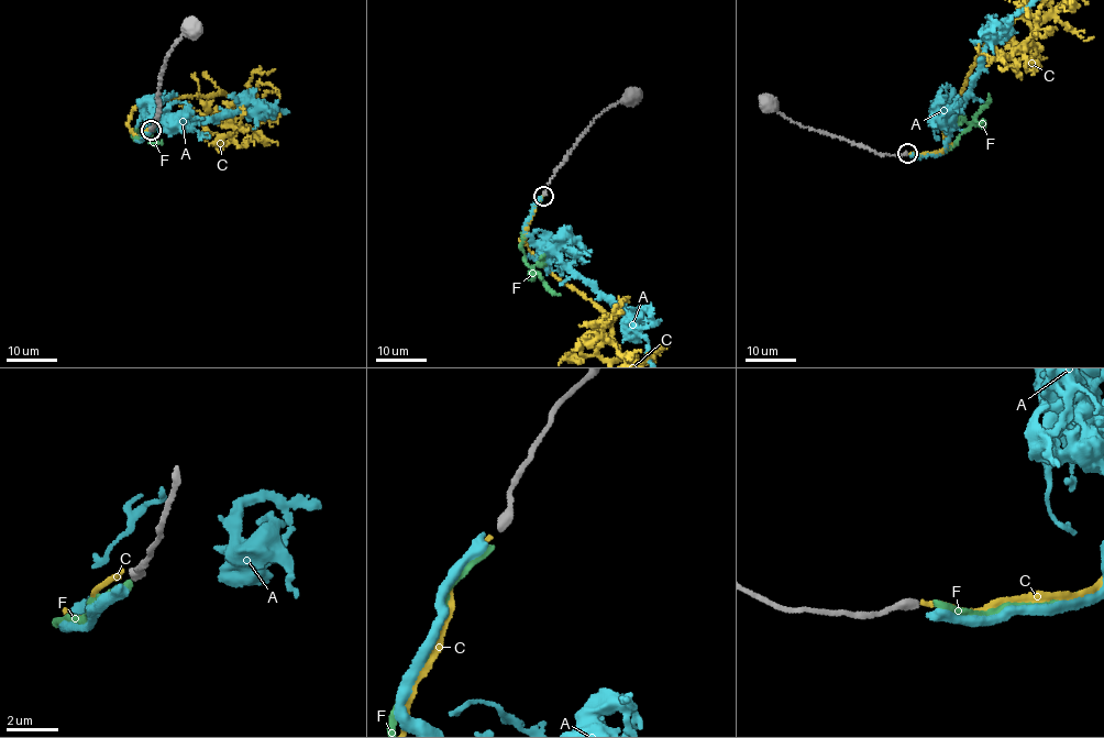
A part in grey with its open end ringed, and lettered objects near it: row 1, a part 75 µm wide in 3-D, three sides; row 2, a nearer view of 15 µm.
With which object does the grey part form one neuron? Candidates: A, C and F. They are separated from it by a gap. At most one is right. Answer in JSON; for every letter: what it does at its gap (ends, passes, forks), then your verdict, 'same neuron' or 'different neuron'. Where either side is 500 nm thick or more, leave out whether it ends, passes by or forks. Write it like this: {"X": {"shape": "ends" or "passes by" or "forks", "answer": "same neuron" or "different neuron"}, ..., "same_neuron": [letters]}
{"A": {"shape": "ends", "answer": "different neuron"}, "C": {"shape": "ends", "answer": "different neuron"}, "F": {"shape": "ends", "answer": "same neuron"}, "same_neuron": ["F"]}

